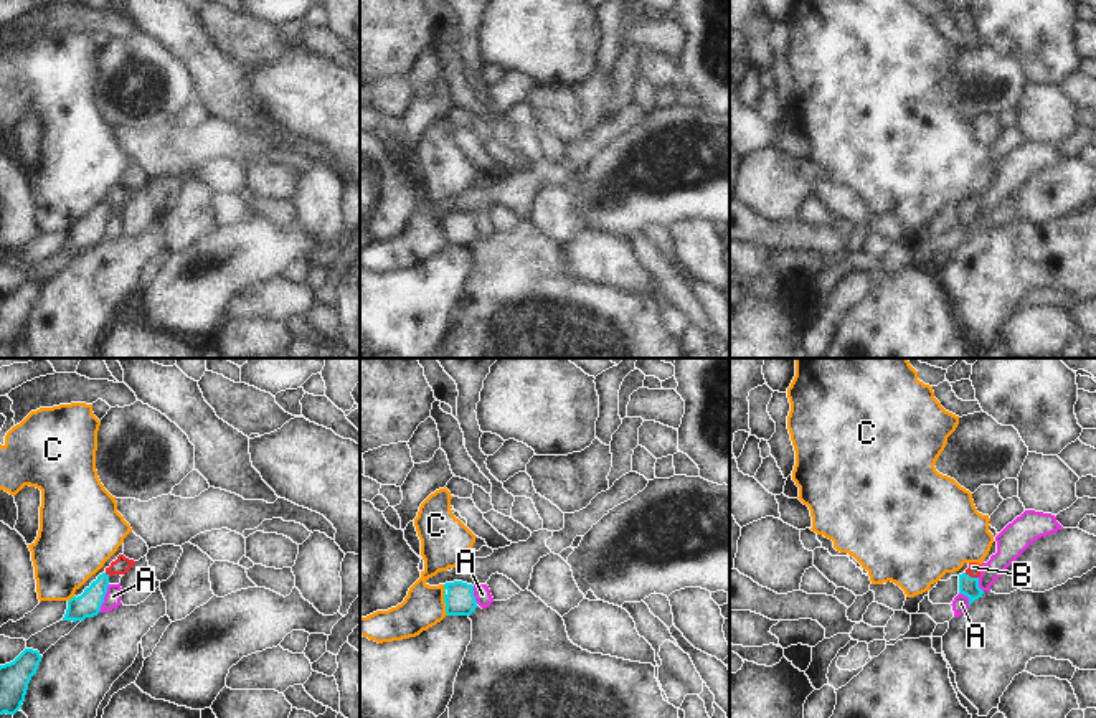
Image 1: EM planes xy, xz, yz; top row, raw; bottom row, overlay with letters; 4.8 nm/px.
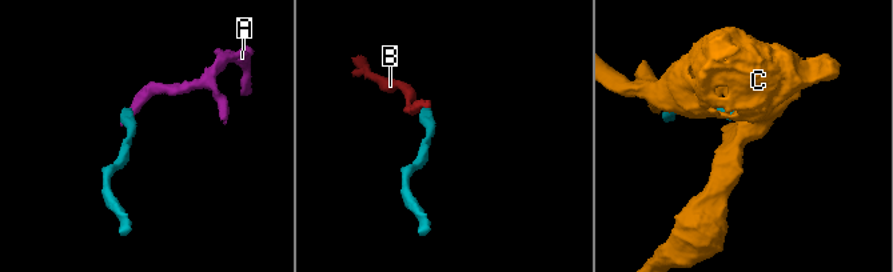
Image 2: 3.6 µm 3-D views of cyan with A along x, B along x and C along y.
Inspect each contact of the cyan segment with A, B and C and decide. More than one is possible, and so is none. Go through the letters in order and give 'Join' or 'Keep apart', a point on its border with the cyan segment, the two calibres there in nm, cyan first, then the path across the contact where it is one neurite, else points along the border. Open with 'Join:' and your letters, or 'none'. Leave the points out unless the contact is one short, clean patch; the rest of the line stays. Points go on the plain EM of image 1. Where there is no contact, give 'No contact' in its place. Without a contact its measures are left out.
Join: B
A: Keep apart. Touches cyan at xy (103, 228). Thickness 120 nm (cyan) against 80 nm. Boundary: xy (109, 215), (98, 241)
B: Join. Touches cyan at yz (969, 207). Thickness 100 nm (cyan) against 70 nm. Path across: yz (969, 217), (969, 207), (974, 200)
C: Keep apart. Touches cyan at xz (444, 230). Thickness 140 nm (cyan) against 200 nm.

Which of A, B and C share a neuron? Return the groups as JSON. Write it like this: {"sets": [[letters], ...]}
{"sets": [["A"], ["B"], ["C"]]}

